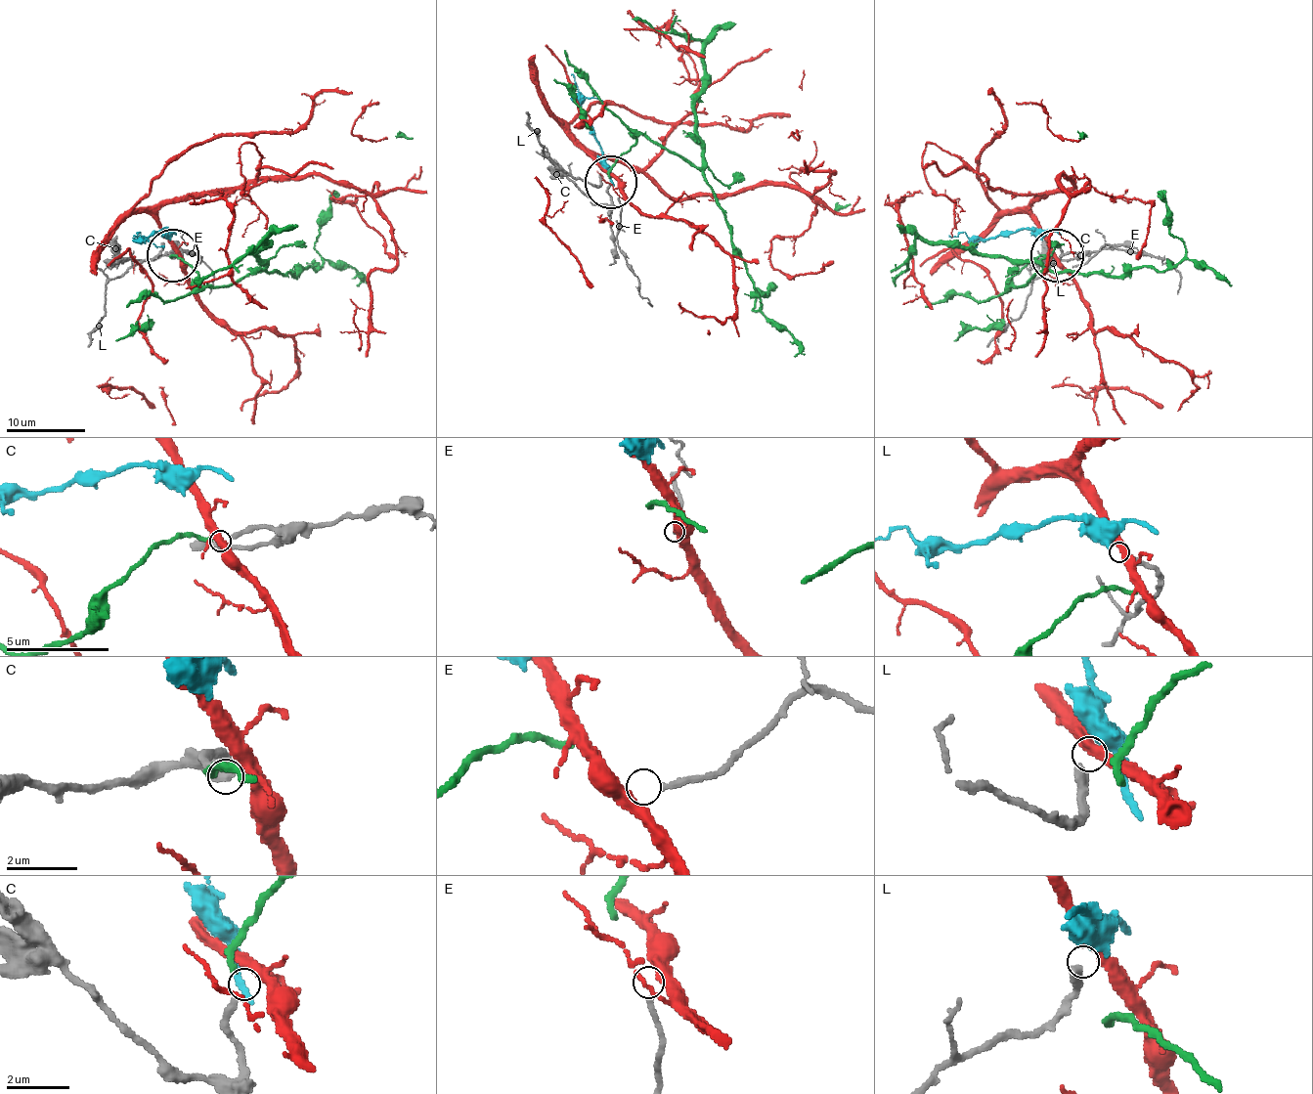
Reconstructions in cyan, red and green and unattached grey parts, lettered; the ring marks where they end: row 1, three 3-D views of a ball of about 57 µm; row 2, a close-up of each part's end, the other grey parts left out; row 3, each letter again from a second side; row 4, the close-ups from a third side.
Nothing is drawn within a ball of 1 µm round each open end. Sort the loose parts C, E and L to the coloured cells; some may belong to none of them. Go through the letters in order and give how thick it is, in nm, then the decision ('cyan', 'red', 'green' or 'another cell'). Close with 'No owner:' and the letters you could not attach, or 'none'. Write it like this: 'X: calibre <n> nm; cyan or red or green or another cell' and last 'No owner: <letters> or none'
C: calibre 200 nm; green
E: calibre 170 nm; red
L: calibre 320 nm; another cell
No owner: L

